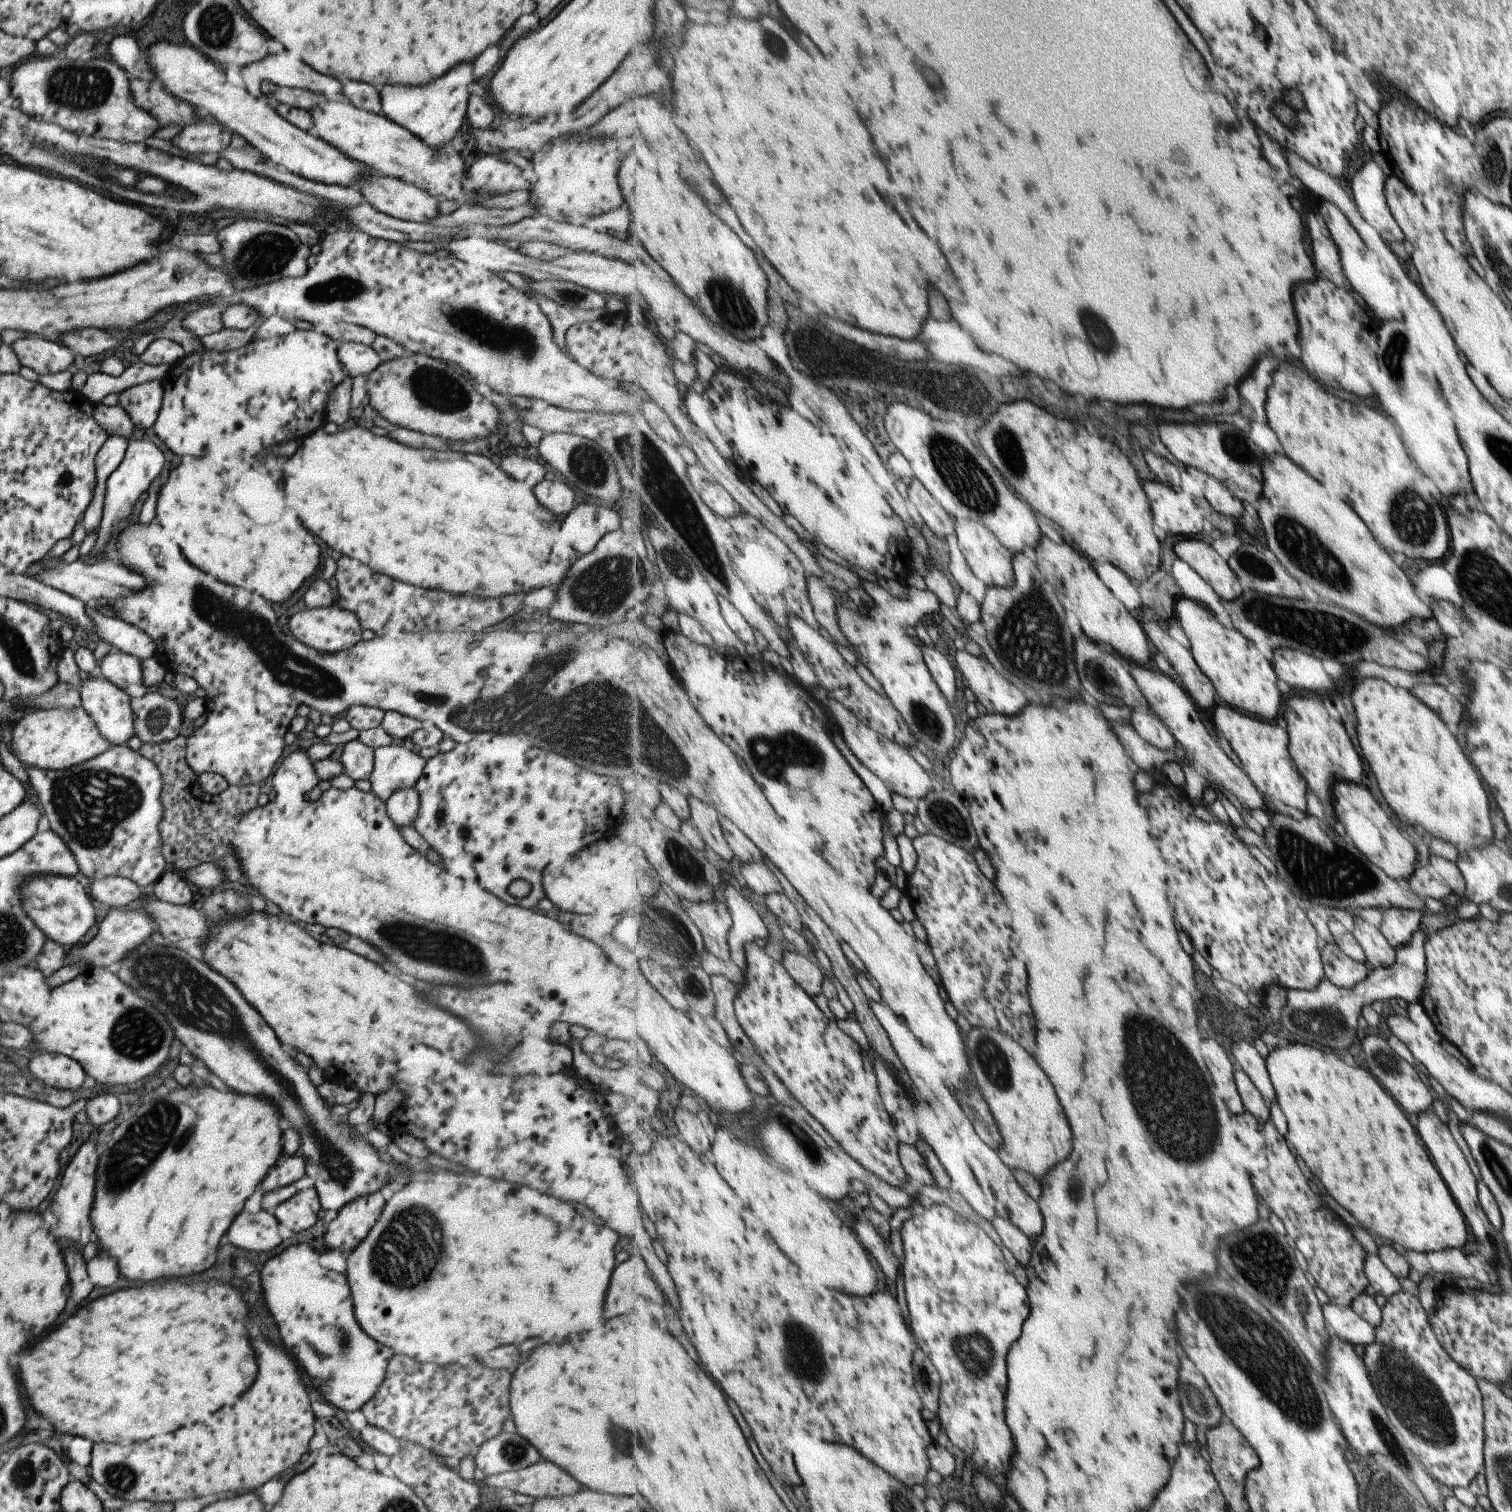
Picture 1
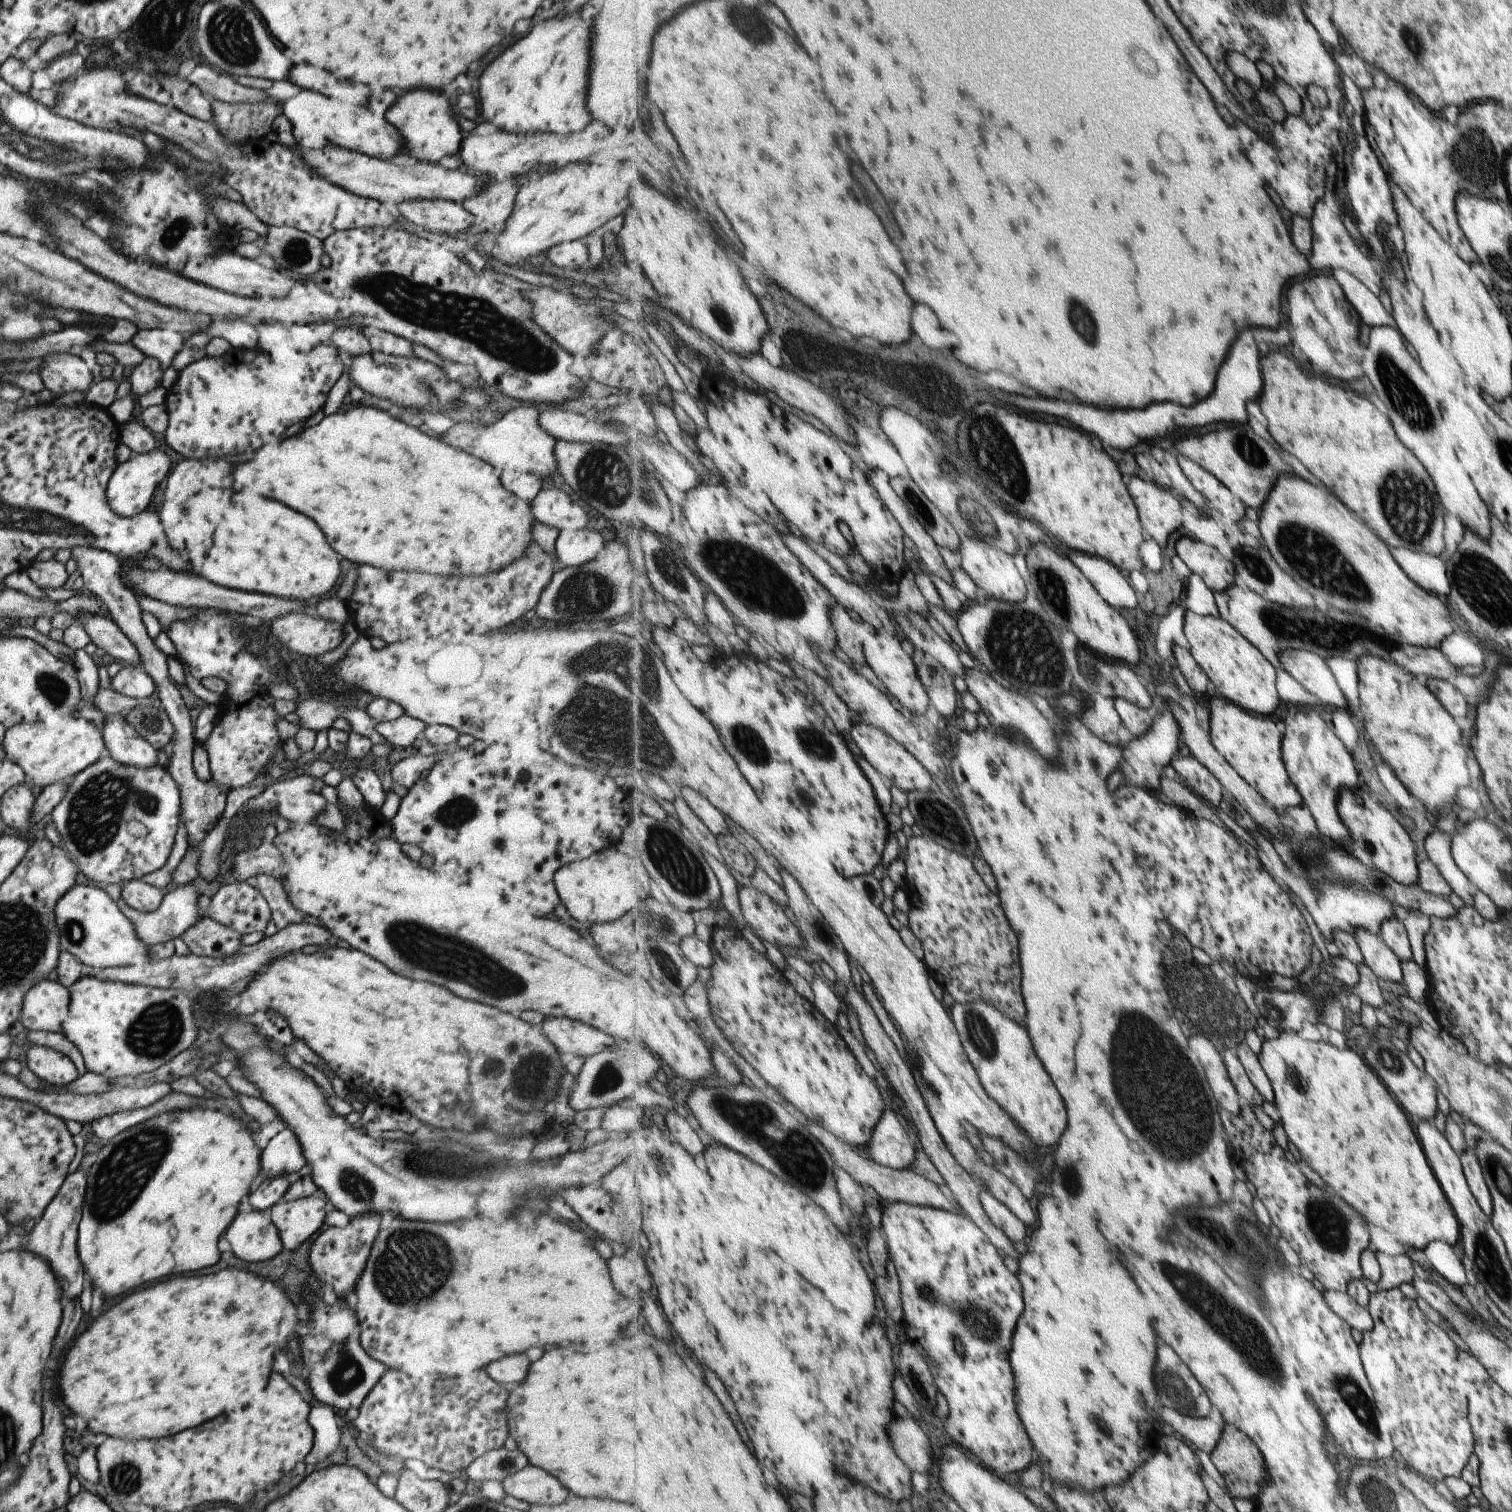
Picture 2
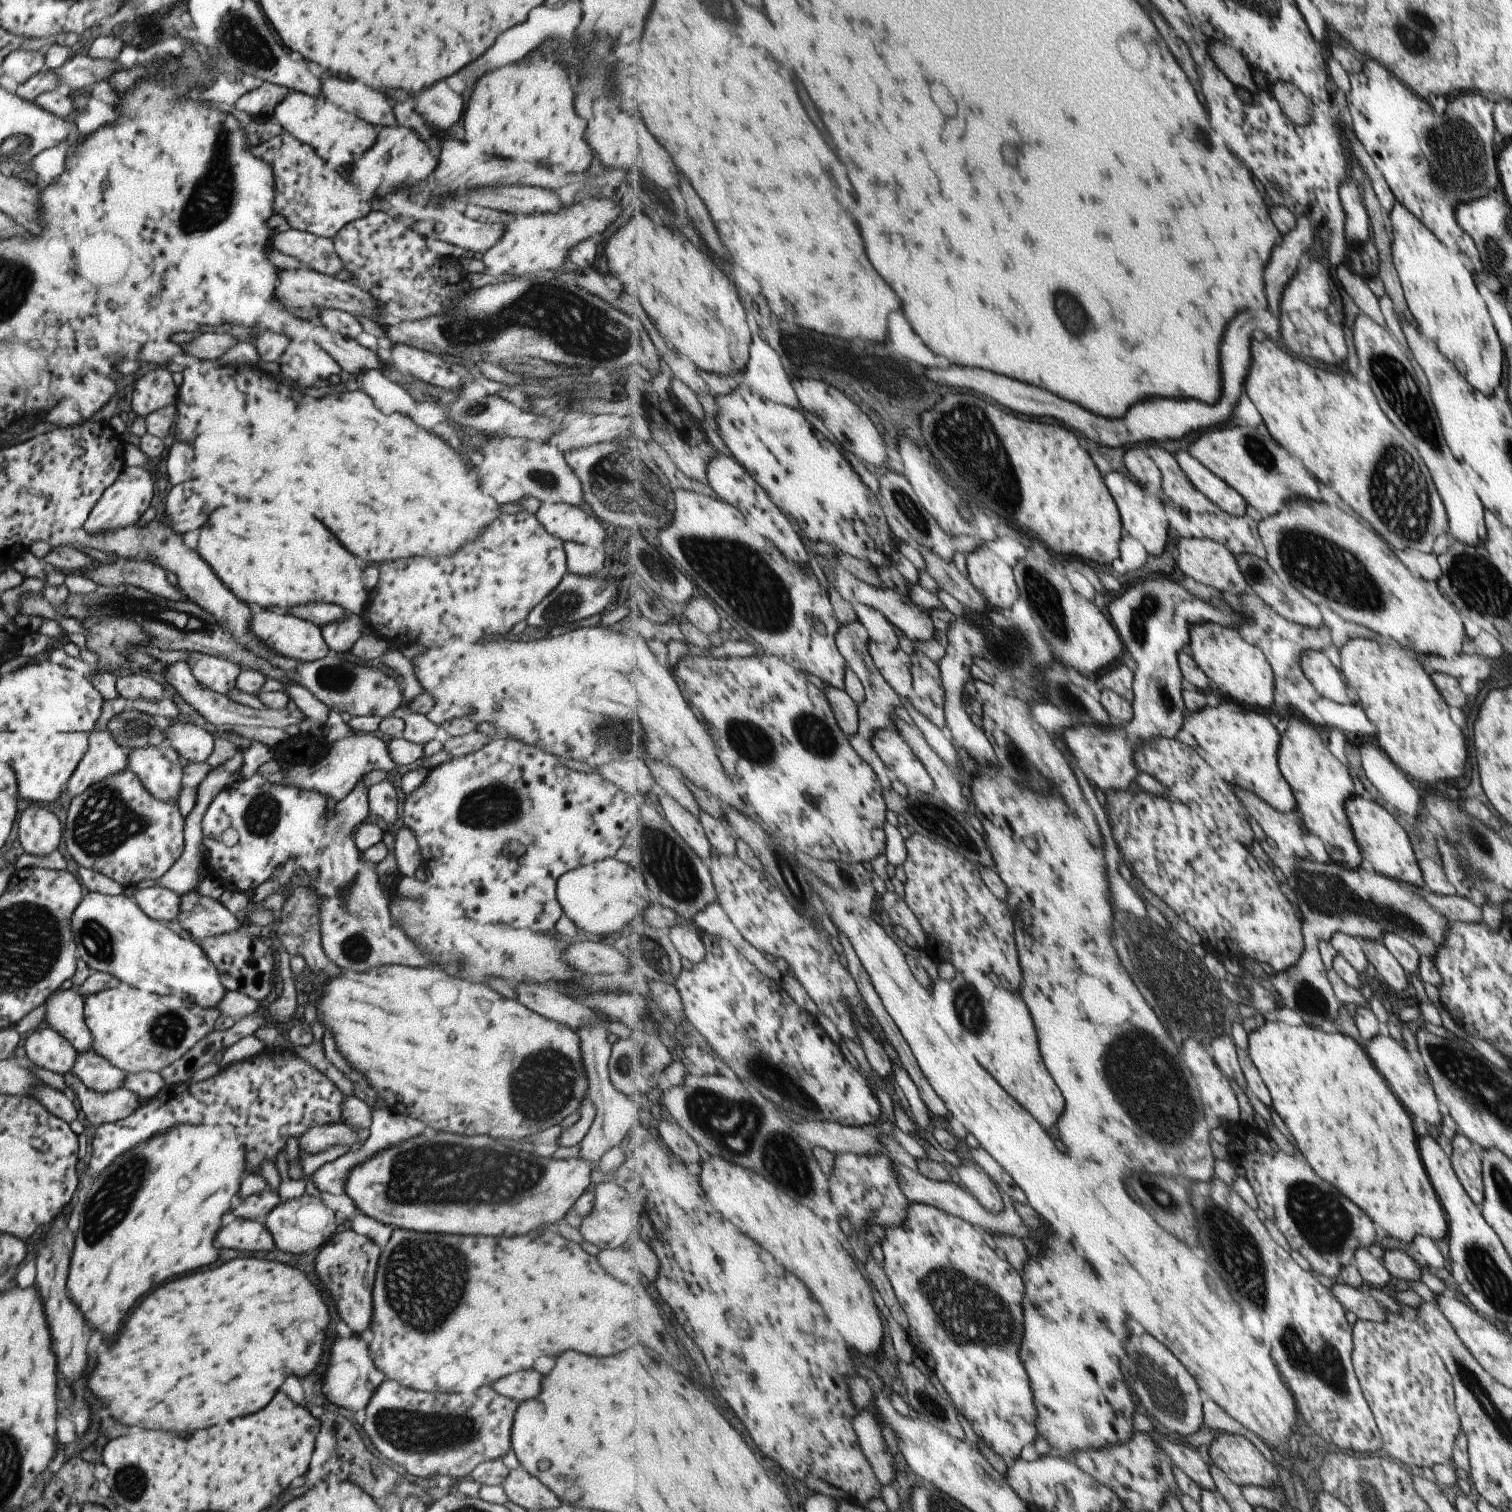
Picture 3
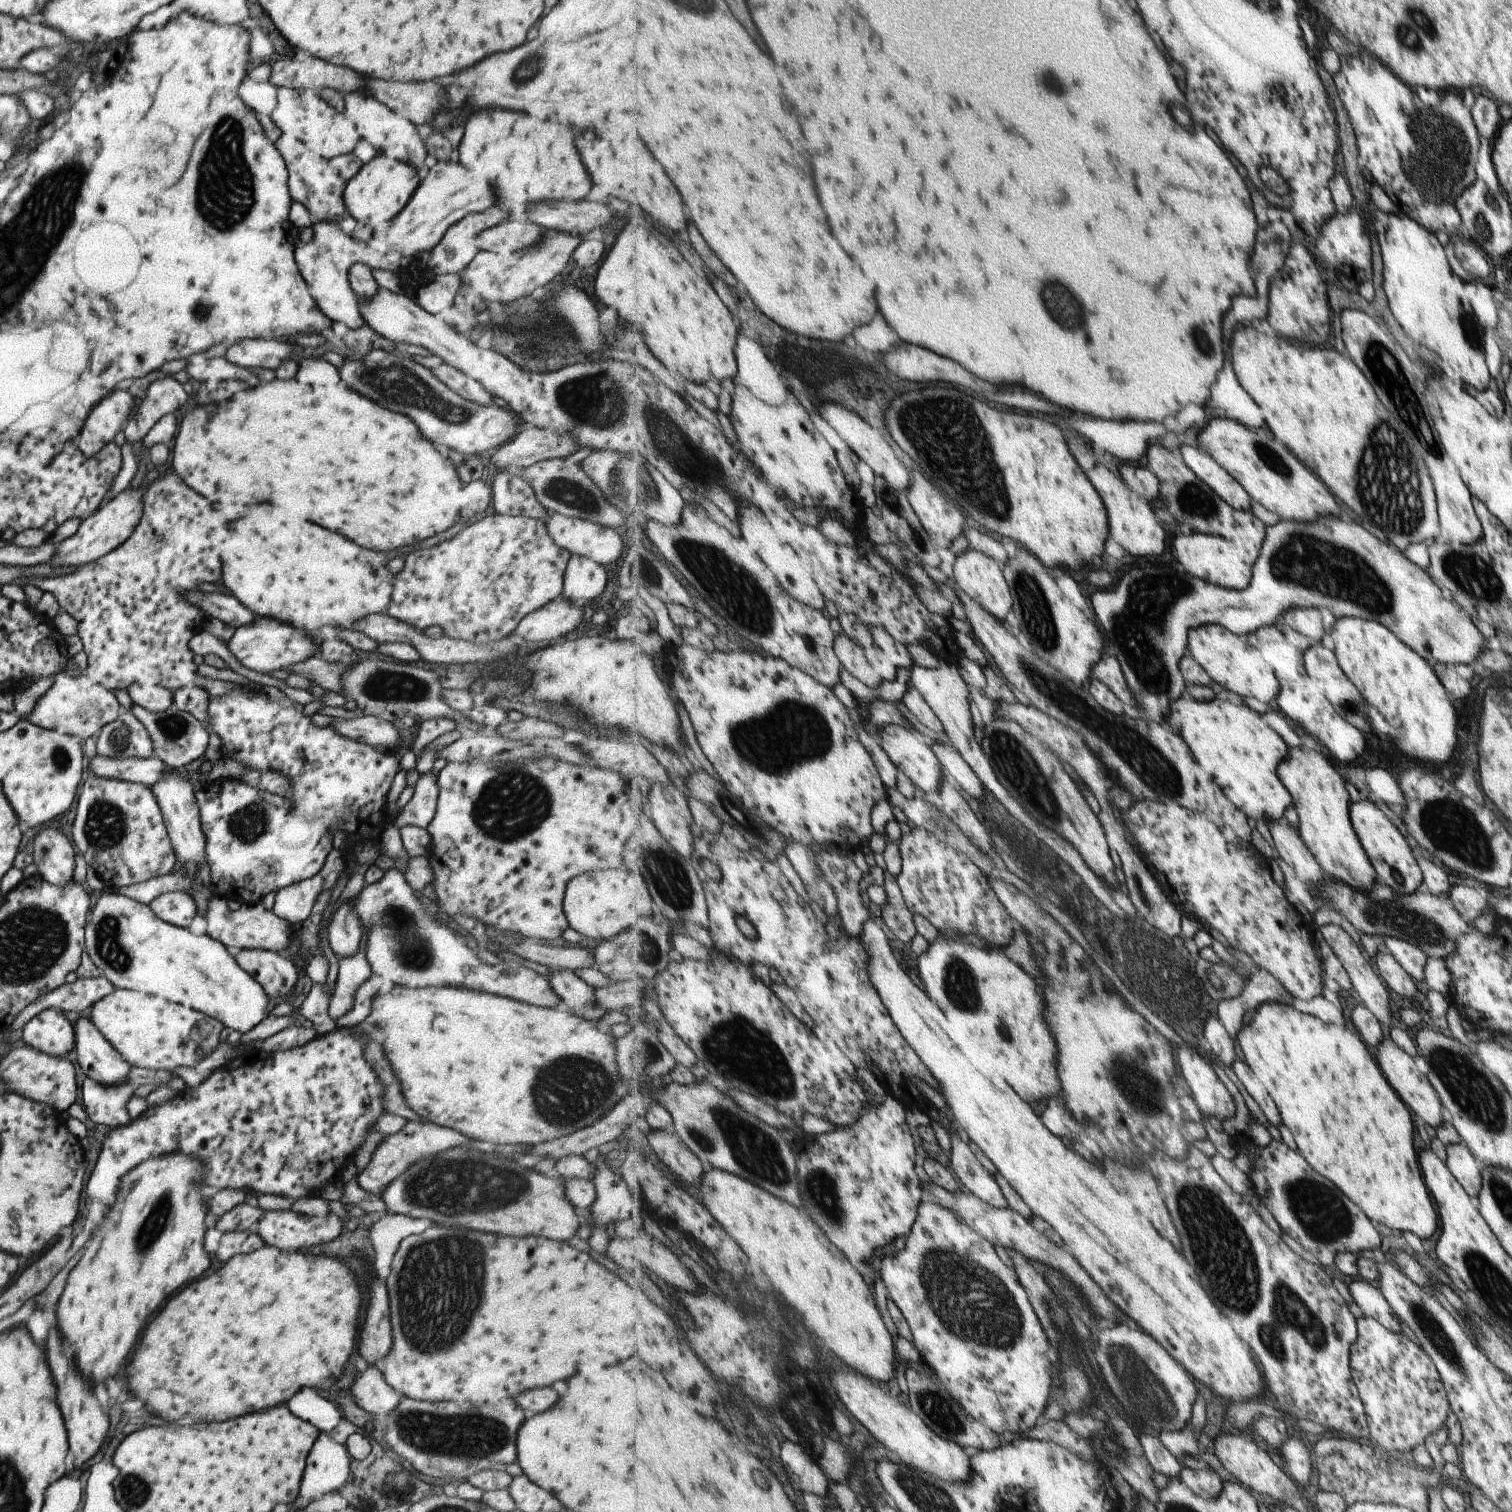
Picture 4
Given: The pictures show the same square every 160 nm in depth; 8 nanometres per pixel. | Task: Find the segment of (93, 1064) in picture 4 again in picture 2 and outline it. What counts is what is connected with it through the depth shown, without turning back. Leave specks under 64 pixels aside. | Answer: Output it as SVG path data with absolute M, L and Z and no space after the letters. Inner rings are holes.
M41 979L23 995L17 1021L28 1031L60 1033L60 1026L67 1020L68 1002L68 990L59 981Z

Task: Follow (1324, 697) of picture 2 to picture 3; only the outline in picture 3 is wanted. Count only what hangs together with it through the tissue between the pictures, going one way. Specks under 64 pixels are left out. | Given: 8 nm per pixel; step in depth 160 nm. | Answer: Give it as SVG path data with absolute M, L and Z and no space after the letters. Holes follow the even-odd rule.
M1305 650L1299 657L1299 666L1303 676L1313 686L1317 694L1337 704L1351 704L1354 700L1349 688L1338 671L1329 663L1322 651Z

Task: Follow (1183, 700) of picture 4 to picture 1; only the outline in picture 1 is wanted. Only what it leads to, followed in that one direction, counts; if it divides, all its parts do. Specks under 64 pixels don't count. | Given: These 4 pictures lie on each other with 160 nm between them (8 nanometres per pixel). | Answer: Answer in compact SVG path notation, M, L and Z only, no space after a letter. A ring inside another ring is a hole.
M1225 702L1215 706L1213 722L1216 730L1228 741L1236 754L1243 771L1255 787L1261 791L1263 800L1267 802L1271 814L1287 815L1287 807L1303 812L1306 807L1306 780L1299 774L1295 759L1290 751L1289 730L1281 726L1263 722L1260 717L1239 711Z

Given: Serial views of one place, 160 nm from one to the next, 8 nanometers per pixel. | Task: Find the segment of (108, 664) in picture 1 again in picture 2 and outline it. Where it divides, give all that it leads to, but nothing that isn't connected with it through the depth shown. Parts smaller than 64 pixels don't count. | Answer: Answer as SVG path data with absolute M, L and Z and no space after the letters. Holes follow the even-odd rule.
M123 665L110 678L112 690L126 697L145 701L153 692L152 678L139 665Z

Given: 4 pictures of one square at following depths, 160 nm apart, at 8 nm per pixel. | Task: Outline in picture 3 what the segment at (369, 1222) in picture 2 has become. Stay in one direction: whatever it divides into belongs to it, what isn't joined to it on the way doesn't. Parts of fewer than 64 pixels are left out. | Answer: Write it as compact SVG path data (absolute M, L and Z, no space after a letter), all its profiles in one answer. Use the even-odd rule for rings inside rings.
M348 1229L333 1234L319 1246L317 1256L313 1260L321 1286L335 1302L335 1310L337 1310L339 1318L349 1326L349 1330L355 1335L367 1336L367 1324L370 1323L372 1311L371 1282L373 1282L379 1255L380 1248L370 1238Z

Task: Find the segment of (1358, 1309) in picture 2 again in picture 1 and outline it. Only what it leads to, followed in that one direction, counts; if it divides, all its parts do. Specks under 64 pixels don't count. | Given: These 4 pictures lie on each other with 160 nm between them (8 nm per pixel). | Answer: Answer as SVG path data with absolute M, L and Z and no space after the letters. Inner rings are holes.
M1335 1303L1321 1305L1322 1317L1329 1332L1351 1346L1365 1346L1374 1341L1374 1328L1365 1322L1351 1307Z

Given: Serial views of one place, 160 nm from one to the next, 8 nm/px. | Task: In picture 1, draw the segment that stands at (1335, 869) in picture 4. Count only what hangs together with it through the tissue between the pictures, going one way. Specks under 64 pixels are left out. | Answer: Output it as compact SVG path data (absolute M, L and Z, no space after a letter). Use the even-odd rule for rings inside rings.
M1295 696L1286 702L1285 718L1290 734L1290 751L1295 759L1295 766L1306 780L1308 790L1324 804L1324 813L1327 816L1327 824L1333 826L1335 821L1334 810L1330 805L1333 796L1333 784L1335 781L1359 782L1361 780L1361 758L1355 752L1353 744L1349 742L1341 722L1333 720L1327 710L1323 708L1321 700L1317 696Z

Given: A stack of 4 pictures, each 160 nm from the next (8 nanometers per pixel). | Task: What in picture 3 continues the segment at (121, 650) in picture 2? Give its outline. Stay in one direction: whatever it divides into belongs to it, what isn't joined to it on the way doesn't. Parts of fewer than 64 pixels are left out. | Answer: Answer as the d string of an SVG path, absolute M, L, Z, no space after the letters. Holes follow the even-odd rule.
M176 661L165 665L162 675L159 675L161 682L169 684L181 696L183 702L189 704L195 712L198 712L209 724L213 724L213 726L241 724L243 726L253 725L258 727L284 728L291 724L297 724L301 720L302 716L299 709L293 709L292 712L289 712L287 708L281 710L271 710L271 708L252 709L245 705L234 703L217 691L199 686L193 678L194 675L191 674L185 661Z

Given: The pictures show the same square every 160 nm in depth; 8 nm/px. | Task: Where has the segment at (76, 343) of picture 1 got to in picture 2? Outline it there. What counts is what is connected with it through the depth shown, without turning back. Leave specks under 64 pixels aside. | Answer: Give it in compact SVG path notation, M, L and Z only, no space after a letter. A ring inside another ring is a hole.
M137 330L131 338L131 346L135 346L144 356L155 358L164 371L180 351L184 338L182 334L171 330Z

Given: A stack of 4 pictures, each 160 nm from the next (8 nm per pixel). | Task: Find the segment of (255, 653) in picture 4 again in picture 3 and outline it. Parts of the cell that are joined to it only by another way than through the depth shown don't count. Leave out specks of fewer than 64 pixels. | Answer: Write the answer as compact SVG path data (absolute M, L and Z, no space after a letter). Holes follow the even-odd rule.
M253 610L248 631L268 649L281 656L298 661L314 661L323 658L328 652L328 646L323 640L320 628L311 622L294 617L285 612L271 610Z

